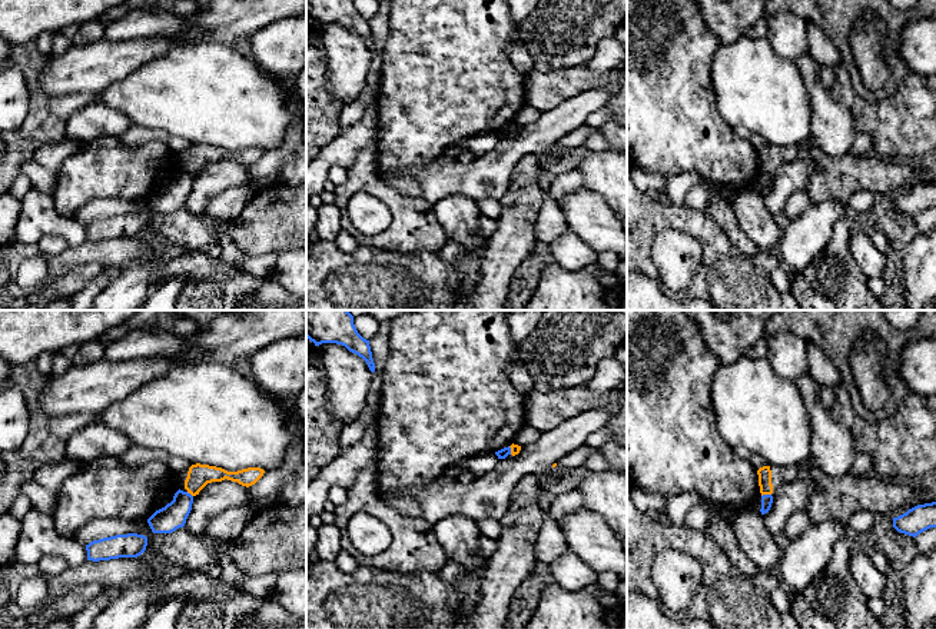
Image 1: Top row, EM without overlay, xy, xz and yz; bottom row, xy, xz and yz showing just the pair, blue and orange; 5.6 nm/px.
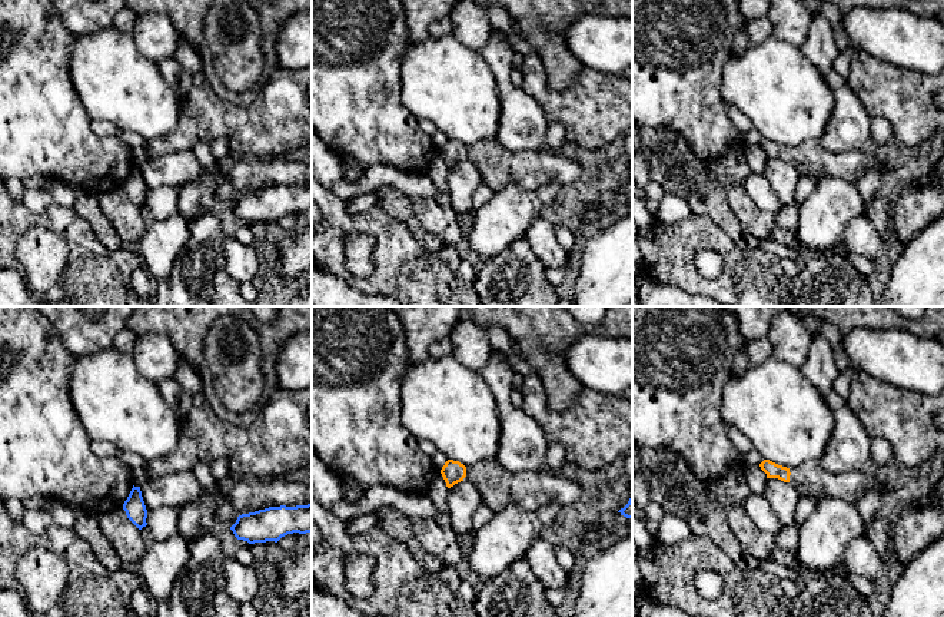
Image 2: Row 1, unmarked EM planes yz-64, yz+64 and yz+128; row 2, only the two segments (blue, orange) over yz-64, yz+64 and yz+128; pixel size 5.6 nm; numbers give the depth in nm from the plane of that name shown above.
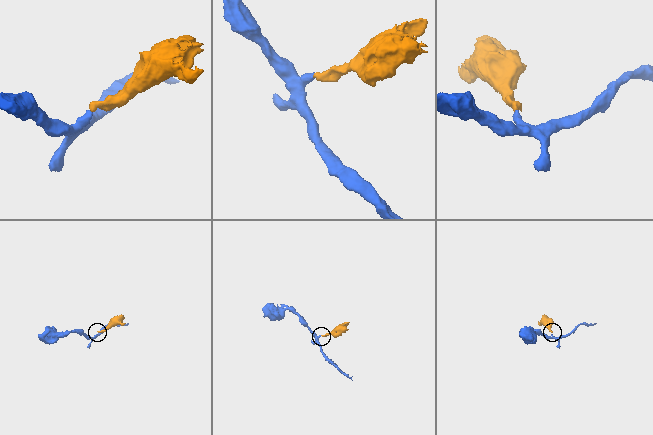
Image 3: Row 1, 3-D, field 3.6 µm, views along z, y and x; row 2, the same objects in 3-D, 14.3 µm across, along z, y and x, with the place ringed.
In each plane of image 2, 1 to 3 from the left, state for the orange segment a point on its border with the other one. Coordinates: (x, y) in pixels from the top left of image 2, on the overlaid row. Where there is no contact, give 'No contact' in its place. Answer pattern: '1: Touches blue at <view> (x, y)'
1: No contact
2: No contact
3: No contact

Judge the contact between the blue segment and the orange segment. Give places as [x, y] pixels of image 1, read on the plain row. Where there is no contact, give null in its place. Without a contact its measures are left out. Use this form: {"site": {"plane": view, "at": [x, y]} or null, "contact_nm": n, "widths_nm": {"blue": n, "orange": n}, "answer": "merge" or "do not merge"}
{"site": {"plane": "yz", "at": [766, 175]}, "contact_nm": 60, "widths_nm": {"blue": 60, "orange": 80}, "answer": "do not merge"}

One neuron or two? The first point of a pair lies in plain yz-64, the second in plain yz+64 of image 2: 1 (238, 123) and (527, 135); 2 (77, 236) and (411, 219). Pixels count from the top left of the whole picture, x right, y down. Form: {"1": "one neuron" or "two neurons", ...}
{"1": "two neurons", "2": "two neurons"}

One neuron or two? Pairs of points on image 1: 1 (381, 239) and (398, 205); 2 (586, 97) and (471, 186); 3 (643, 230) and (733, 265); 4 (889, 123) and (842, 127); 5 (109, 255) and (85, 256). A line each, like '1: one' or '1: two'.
1: one
2: one
3: one
4: two
5: one

